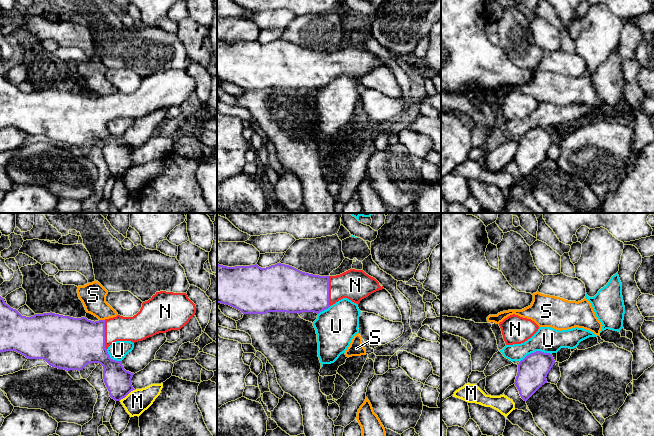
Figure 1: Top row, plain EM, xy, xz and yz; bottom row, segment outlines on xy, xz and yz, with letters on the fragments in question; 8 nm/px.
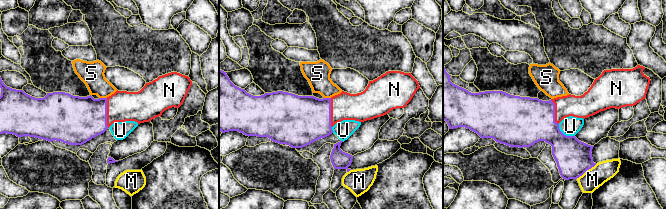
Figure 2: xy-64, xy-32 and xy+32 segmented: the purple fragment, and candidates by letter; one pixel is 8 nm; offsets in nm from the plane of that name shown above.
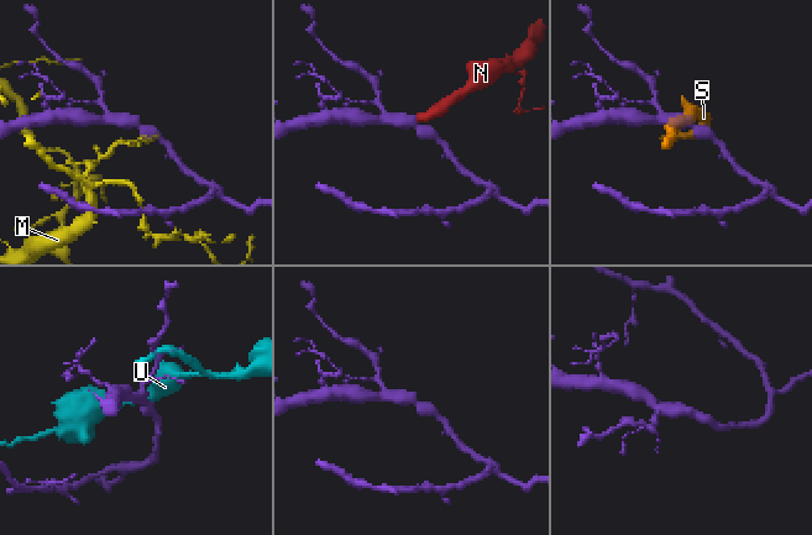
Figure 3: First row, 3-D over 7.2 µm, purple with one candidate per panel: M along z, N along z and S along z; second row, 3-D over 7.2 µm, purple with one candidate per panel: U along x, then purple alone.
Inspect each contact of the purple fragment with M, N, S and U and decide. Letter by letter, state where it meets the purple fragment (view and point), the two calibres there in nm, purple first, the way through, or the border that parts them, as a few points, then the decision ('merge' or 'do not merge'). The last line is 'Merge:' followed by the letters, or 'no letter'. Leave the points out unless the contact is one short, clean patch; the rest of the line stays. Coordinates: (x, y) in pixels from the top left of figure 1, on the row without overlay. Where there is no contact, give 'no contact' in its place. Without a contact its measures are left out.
M: contact xy (126, 171); calibres 200 and 190 nm; do not merge
N: contact xz (328, 67); calibres 320 and 260 nm; merge
S: contact xy (102, 96); calibres 380 and 200 nm; border xy (99, 95), (104, 96); do not merge
U: contact yz (536, 127); calibres 240 and 200 nm; do not merge
Merge: N

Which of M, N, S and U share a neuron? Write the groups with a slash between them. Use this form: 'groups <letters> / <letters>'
groups M / N / S / U

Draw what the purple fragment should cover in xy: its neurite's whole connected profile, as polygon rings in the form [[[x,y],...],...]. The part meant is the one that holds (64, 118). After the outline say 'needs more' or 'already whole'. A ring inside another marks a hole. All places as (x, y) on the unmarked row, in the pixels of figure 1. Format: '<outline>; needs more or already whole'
[[[156,68],[151,75],[142,79],[140,87],[133,93],[116,93],[91,97],[85,93],[73,94],[55,89],[22,92],[11,84],[0,72],[0,129],[15,127],[28,135],[43,135],[50,142],[69,146],[82,146],[89,139],[103,142],[103,155],[109,171],[115,177],[125,174],[135,166],[131,160],[134,149],[126,147],[122,137],[110,134],[107,125],[116,117],[133,119],[159,109],[180,106],[195,91],[196,82],[186,69]]]; needs more

